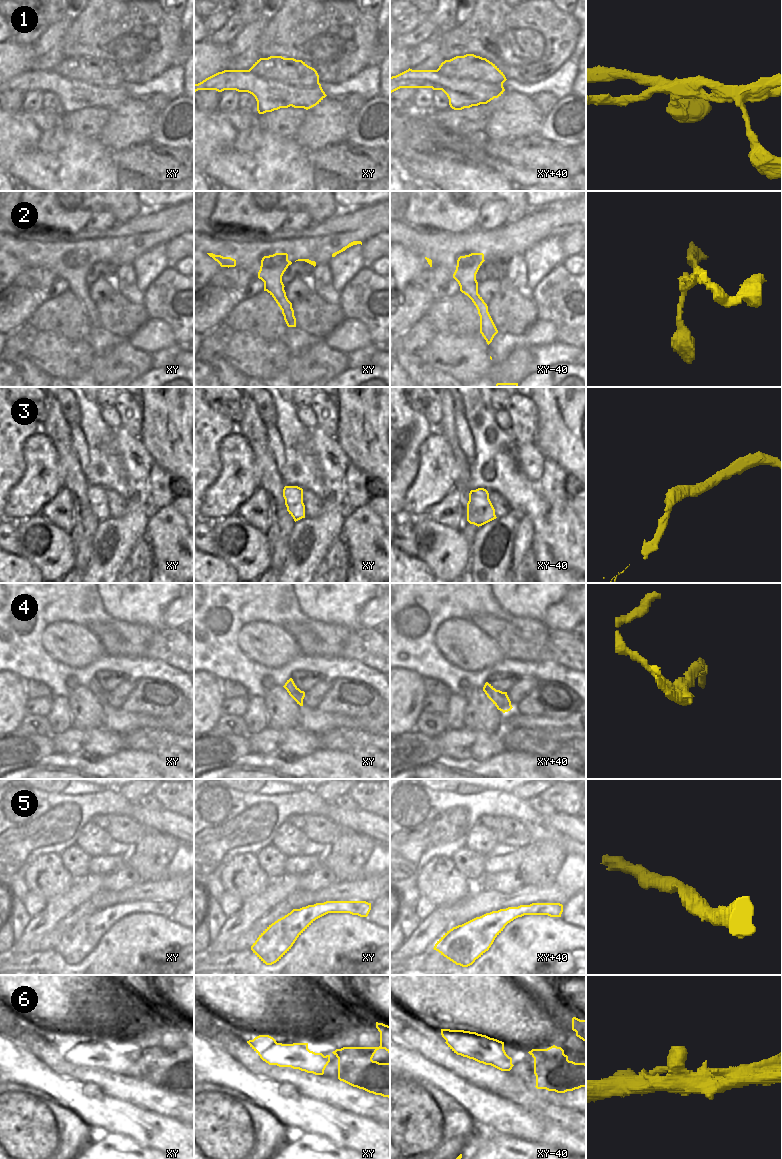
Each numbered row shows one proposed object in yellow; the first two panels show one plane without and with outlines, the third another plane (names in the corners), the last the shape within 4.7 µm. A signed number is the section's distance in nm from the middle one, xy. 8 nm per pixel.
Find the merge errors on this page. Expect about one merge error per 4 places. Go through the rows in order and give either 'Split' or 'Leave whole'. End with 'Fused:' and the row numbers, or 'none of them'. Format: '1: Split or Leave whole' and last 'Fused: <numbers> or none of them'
1: Split
2: Leave whole
3: Leave whole
4: Split
5: Leave whole
6: Leave whole
Fused: 1, 4.

